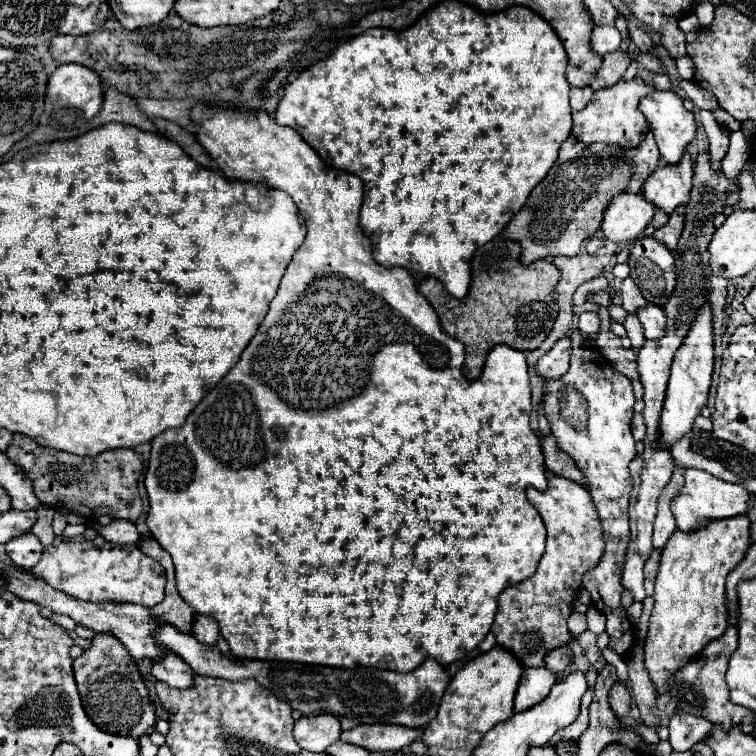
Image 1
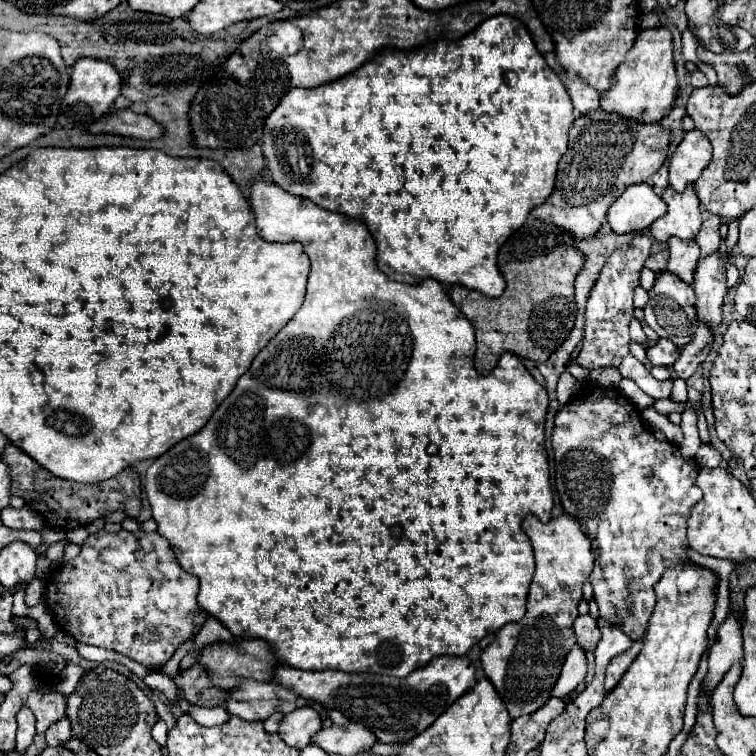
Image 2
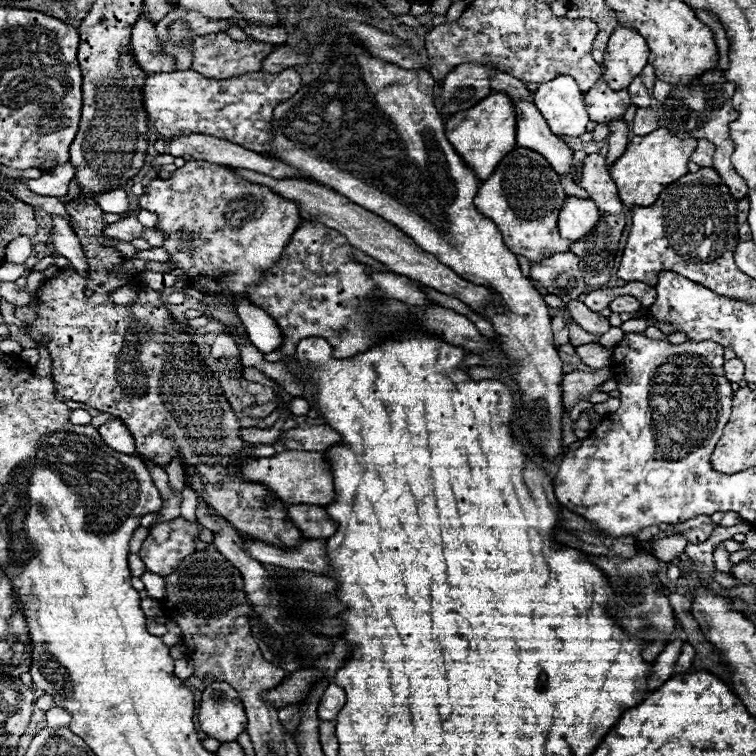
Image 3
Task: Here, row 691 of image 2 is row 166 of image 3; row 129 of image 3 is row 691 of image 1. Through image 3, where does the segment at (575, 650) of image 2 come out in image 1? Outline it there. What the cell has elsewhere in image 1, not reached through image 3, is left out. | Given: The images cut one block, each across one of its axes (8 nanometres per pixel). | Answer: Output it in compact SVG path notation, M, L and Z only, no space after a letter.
M546 668L524 670L516 692L516 700L514 700L514 712L524 712L534 704L542 702L550 692L552 682L556 682L556 674Z

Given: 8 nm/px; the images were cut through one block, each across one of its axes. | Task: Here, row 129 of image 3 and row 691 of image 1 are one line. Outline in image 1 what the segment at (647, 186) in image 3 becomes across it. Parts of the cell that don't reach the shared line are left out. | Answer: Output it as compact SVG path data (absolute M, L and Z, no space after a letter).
M734 516L732 520L716 520L716 524L708 524L708 528L700 528L700 532L680 532L676 530L668 544L662 550L662 560L658 568L658 576L654 582L654 610L650 616L650 630L644 646L644 664L650 672L652 682L656 684L658 694L666 692L666 682L672 672L676 672L688 658L700 654L700 650L720 638L728 628L728 602L726 602L726 576L736 564L740 564L742 556L746 556L750 548L750 520L748 516Z

